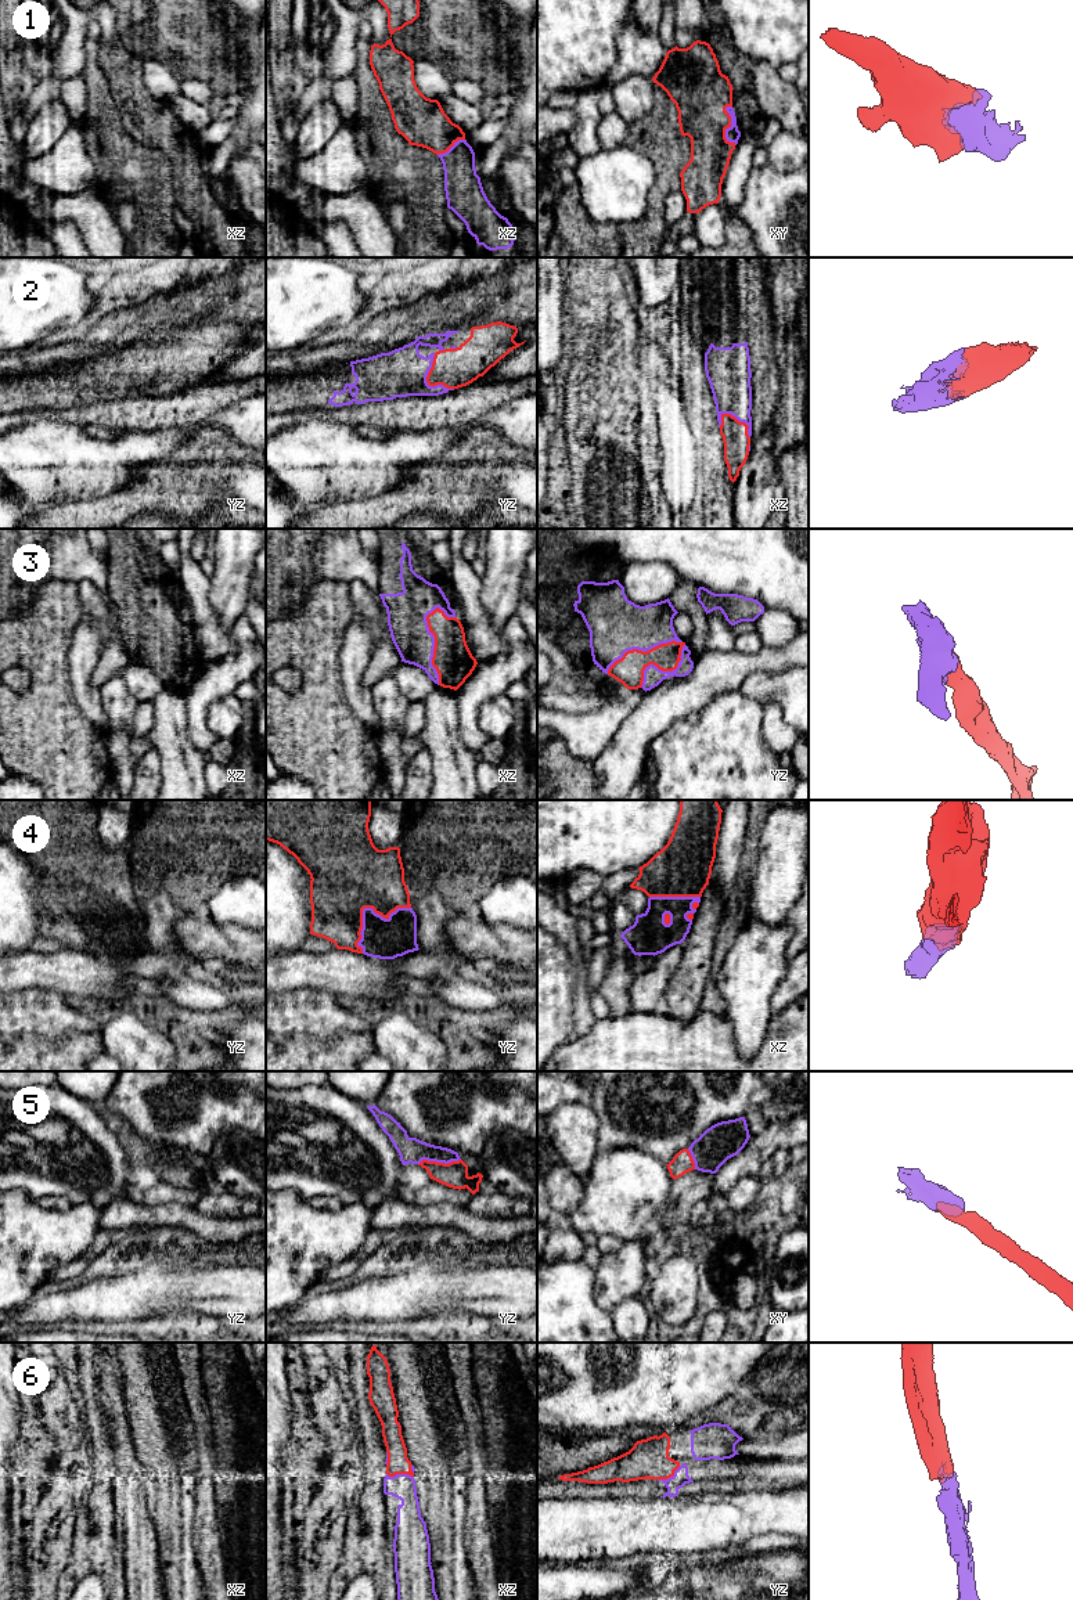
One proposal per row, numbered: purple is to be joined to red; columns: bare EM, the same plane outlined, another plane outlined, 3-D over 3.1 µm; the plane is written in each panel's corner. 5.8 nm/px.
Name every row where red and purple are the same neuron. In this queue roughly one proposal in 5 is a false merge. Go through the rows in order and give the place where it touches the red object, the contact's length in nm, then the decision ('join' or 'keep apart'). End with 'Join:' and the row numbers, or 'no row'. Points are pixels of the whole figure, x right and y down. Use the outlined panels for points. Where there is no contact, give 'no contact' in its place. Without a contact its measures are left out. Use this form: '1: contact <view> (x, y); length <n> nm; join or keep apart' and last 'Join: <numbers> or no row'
1: contact xy (730, 125); length 240 nm; join
2: contact yz (427, 381); length 240 nm; join
3: contact xz (435, 645); length 460 nm; join
4: contact yz (364, 907); length 400 nm; join
5: contact yz (439, 1163); length 260 nm; join
6: contact xz (400, 1473); length 160 nm; join
Join: 1, 2, 3, 4, 5, 6

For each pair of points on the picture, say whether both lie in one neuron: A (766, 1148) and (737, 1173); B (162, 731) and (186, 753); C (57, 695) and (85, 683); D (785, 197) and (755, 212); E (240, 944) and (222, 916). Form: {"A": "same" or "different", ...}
{"A": "same", "B": "same", "C": "different", "D": "same", "E": "different"}

